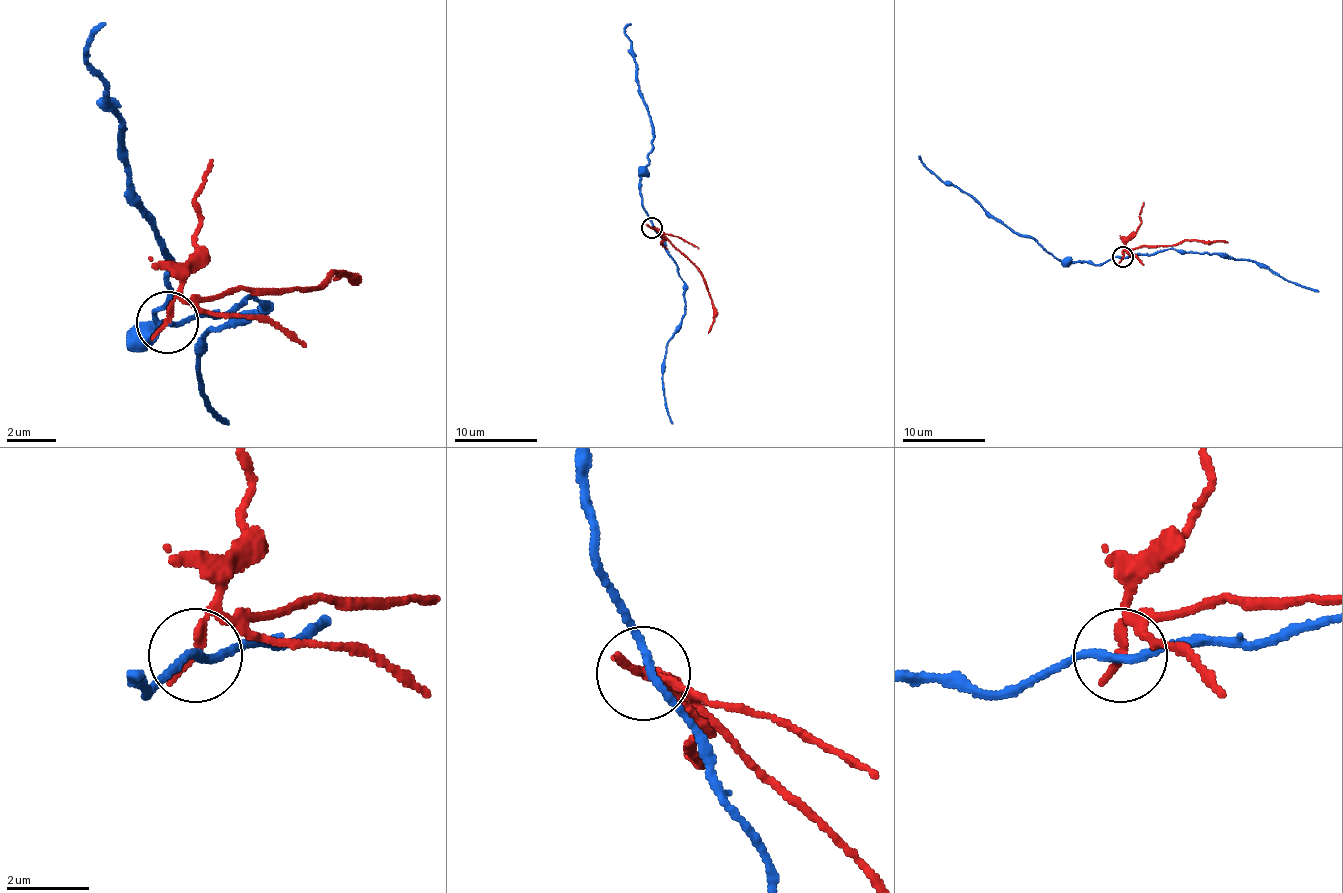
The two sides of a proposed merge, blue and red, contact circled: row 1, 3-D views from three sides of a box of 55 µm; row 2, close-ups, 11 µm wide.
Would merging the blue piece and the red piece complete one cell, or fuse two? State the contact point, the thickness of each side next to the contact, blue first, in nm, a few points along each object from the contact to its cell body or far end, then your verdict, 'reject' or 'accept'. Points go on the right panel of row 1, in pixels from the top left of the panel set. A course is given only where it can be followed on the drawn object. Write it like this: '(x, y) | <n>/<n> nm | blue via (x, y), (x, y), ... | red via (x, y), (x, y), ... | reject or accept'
(1123, 257) | 180/240 nm | blue via (1123, 256), (1115, 256), (1098, 265), (1061, 263), (1032, 238), (1017, 235), (977, 202), (936, 175), (919, 156) | red via (1123, 256), (1125, 250), (1186, 240), (1227, 242) | reject

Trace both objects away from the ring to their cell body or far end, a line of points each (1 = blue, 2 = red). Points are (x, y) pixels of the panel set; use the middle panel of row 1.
1: (652, 228), (642, 203), (640, 170), (652, 147), (652, 122), (638, 82), (631, 41), (625, 34), (631, 24)
2: (652, 228), (659, 230), (704, 280), (713, 305), (713, 326), (709, 332)

